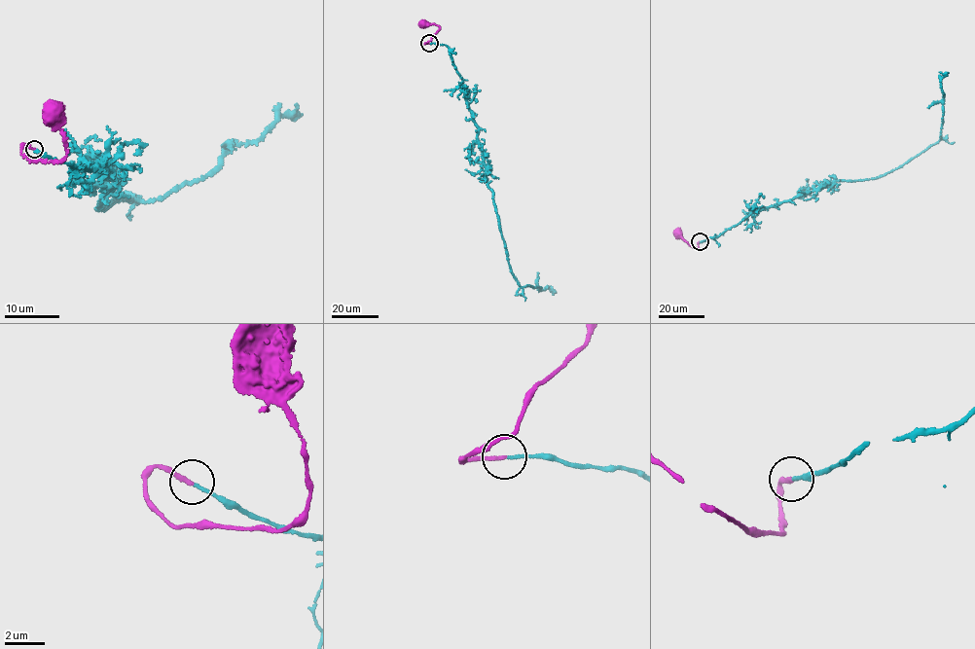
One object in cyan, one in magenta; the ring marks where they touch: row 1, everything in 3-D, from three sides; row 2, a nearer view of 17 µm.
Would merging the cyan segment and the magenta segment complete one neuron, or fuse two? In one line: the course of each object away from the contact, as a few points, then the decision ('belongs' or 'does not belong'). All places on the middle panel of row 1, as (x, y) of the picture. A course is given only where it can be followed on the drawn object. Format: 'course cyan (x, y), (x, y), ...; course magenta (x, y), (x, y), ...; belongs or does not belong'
course cyan (430, 43), (447, 46), (465, 90), (511, 270), (519, 285), (553, 290), (550, 286); course magenta (430, 43), (425, 43), (439, 27), (423, 24); belongs

